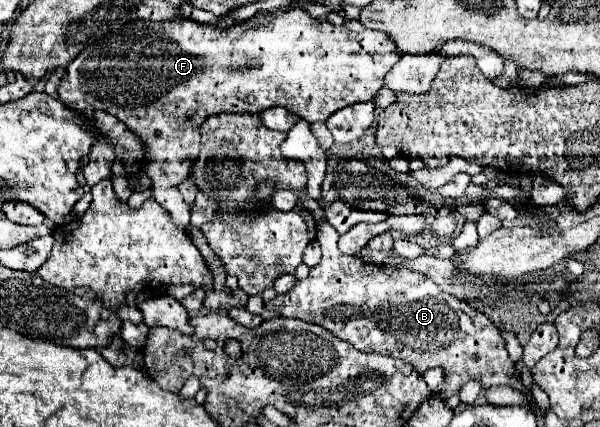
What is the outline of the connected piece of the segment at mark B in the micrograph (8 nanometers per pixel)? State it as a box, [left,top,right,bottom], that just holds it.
[265,222,529,400]

